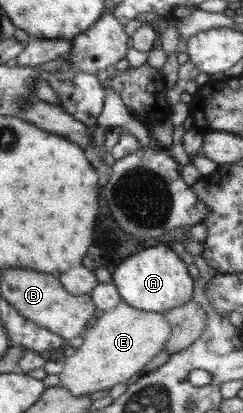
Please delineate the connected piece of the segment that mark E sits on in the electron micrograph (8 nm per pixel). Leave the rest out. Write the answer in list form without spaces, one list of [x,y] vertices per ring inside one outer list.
[[[122,301],[85,330],[83,344],[65,359],[63,370],[59,373],[59,385],[69,390],[71,395],[83,397],[95,391],[111,389],[117,383],[126,383],[163,350],[169,336],[171,327],[163,314],[139,311]]]

